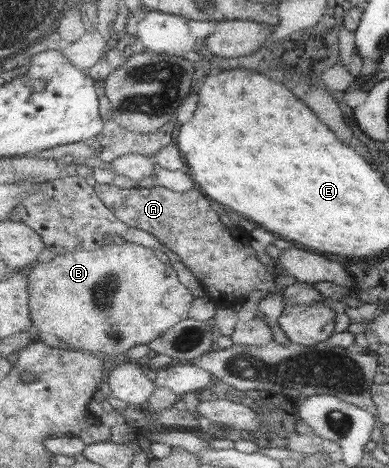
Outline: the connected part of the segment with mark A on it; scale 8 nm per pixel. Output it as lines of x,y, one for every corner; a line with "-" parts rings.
112,183
97,184
94,188
104,205
111,209
120,221
131,227
152,233
161,243
172,250
196,276
206,292
215,297
218,302
229,305
239,304
241,299
245,299
253,291
262,292
264,297
269,293
278,293
284,297
285,290
279,289
275,284
276,276
270,277
267,275
265,265
257,257
257,251
249,245
250,236
245,235
245,233
241,235
237,229
231,229
231,226
228,227
221,223
219,213
213,209
214,205
200,189
196,188
187,193
179,193
158,185
153,188
123,189

